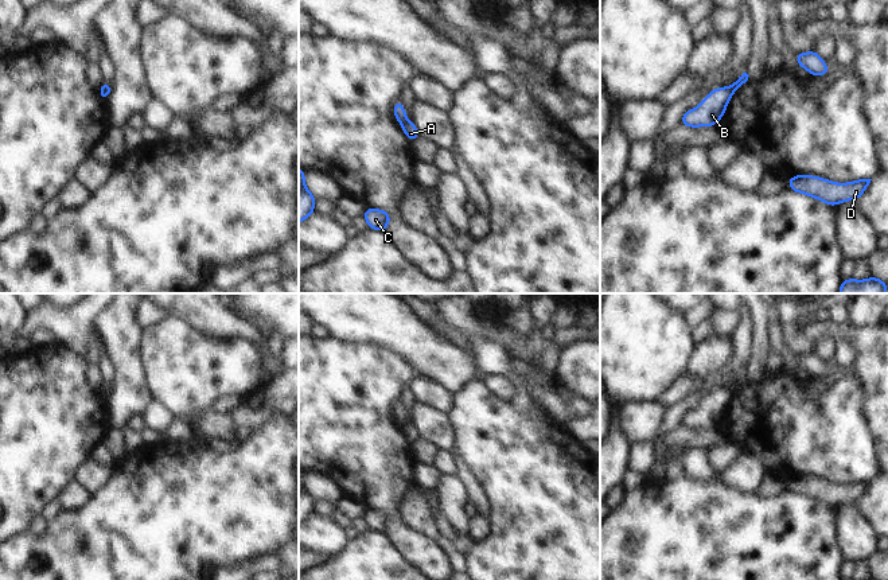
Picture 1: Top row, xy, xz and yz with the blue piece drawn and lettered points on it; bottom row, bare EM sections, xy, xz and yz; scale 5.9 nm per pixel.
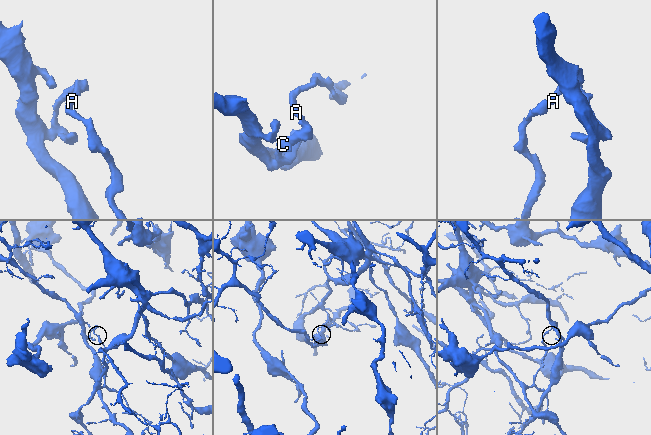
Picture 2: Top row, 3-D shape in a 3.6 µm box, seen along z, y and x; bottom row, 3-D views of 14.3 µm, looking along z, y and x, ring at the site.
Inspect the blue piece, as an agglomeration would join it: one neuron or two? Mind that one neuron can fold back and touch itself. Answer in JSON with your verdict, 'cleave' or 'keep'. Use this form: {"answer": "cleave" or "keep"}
{"answer": "cleave"}

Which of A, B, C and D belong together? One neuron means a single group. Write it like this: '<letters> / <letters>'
A C D / B

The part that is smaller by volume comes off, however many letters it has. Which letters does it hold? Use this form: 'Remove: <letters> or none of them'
Remove: B

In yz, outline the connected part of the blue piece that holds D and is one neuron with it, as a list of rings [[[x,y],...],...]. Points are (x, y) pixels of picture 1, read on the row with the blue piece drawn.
[[[794,175],[787,187],[794,192],[806,194],[834,207],[838,203],[857,201],[868,188],[872,179],[857,179],[849,183],[836,183],[814,175]]]

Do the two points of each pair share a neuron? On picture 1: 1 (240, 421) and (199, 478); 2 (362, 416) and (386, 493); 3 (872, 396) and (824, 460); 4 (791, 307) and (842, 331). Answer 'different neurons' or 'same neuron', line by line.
1: different neurons
2: same neuron
3: different neurons
4: different neurons

